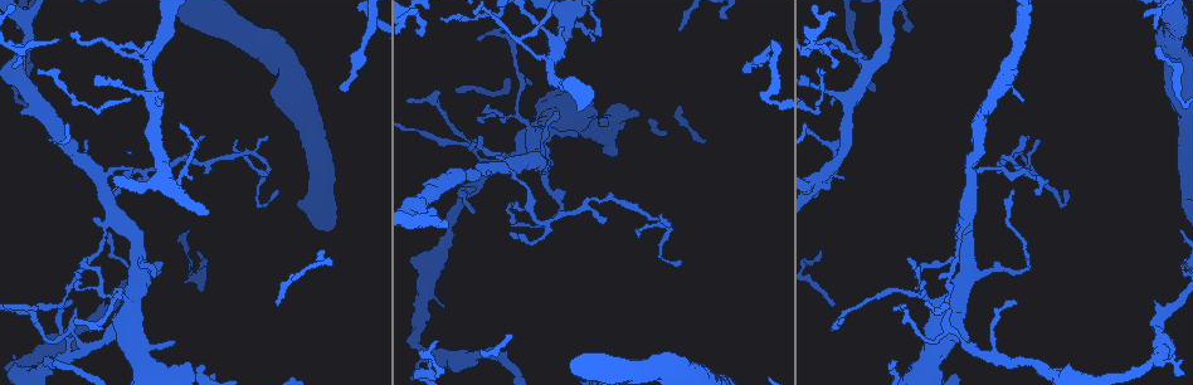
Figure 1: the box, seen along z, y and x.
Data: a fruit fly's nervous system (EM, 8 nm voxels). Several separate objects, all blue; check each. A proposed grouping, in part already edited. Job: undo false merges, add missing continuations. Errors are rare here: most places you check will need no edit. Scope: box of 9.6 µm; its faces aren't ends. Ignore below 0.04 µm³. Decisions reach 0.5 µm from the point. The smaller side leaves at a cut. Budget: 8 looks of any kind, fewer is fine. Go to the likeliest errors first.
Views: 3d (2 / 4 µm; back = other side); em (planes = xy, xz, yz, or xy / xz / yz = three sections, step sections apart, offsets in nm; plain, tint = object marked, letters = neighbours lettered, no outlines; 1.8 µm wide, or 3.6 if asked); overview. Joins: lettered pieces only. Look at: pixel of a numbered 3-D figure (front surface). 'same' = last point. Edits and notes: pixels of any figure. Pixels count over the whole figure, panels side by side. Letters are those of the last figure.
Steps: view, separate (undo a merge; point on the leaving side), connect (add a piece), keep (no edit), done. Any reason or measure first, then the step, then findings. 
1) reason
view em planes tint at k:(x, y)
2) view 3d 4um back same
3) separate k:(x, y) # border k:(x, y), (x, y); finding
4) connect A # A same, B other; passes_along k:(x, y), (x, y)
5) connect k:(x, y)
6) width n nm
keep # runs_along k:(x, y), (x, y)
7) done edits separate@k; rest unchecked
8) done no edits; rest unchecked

long arm stops here
view em planes letters at 1:(873, 89)

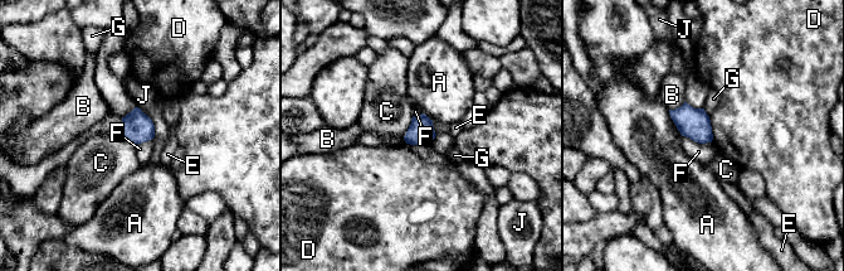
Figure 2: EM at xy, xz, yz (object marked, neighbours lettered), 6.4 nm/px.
width 160 nm
keep # A other, B other, C other, D other, E other, F other, G other, J other; border 2:(681, 134), (698, 143), (711, 143); none of them fits

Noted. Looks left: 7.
thin neck
view 3d 4um at 1:(1154, 359)

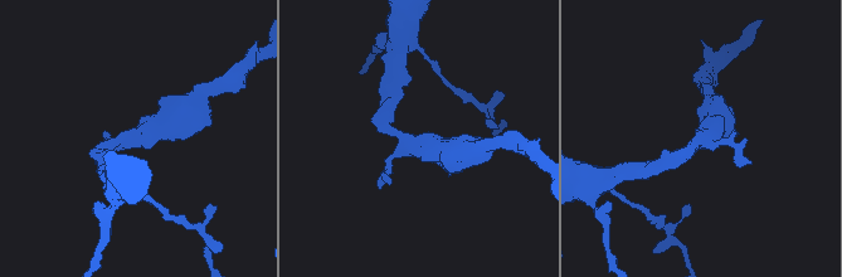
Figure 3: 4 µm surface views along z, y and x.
shape alone is not enough
view em xz step 8 letters at 3:(401, 134)

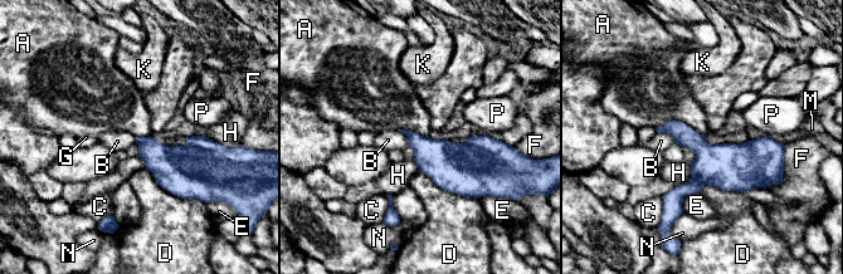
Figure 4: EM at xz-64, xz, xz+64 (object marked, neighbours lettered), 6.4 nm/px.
keep # A other, B other, C other, D other, E other, F other, G other, H other, K other, M other, N other, P other; one neuron here

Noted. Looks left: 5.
side arm on a straight run
view 3d 4um at 1:(824, 179)

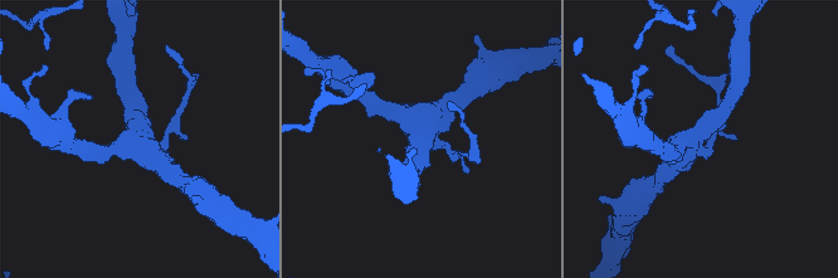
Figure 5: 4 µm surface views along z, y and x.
view em 3.6um xy step 16 tint at 5:(424, 136)

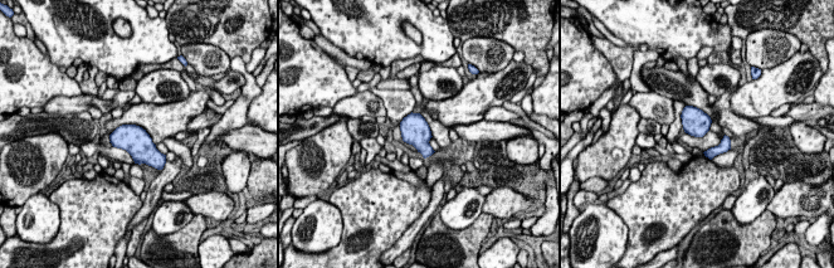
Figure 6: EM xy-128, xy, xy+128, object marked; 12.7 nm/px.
view em 3.6um planes letters same

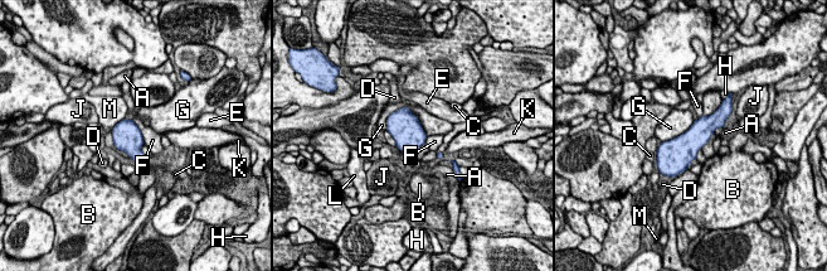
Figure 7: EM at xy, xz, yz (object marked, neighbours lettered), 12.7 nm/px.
keep # A other, B other, C other, D other, E other, F other, G other, H other, J other, K other, L other, M other; border 7:(131, 120), (145, 143); all the same neuron

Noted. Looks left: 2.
two arms in line, one across
view em yz step 16 letters at 1:(505, 168)

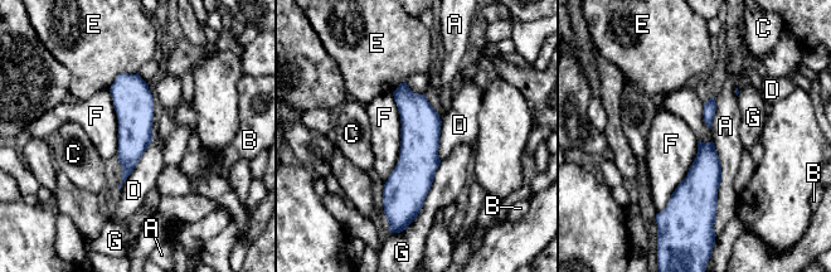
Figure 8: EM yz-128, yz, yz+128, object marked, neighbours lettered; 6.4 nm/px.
keep # A other, B other, C other, D other, E other, F other, G other; border 8:(393, 93), (401, 151), (384, 184); continuous, no second neuron

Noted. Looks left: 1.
done no edits; rest unchecked

